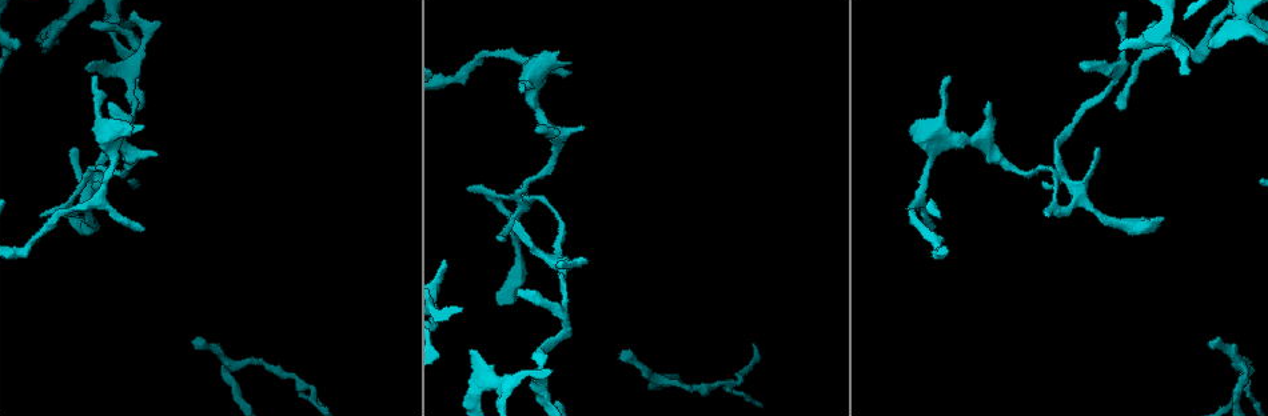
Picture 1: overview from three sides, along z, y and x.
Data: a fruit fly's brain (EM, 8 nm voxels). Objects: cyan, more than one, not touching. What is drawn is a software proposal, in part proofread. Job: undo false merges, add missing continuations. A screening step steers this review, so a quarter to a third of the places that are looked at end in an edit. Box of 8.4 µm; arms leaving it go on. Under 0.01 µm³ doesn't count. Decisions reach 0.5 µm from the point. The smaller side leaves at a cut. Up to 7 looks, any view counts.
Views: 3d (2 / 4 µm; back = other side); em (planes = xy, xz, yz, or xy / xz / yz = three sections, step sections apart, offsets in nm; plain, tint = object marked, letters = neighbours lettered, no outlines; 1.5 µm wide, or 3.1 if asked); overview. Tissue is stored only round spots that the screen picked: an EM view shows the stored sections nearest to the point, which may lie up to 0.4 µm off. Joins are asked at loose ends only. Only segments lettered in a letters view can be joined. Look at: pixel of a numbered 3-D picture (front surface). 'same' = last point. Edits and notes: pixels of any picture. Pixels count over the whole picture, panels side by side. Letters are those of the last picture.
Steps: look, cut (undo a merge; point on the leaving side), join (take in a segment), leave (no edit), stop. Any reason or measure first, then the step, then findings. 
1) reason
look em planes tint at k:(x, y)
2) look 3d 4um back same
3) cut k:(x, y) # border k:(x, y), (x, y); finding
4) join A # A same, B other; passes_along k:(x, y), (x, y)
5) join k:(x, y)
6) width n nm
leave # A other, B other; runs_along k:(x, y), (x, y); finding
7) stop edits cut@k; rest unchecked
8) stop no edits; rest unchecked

three-way junction
look em xz step 8 letters at 1:(231, 363)

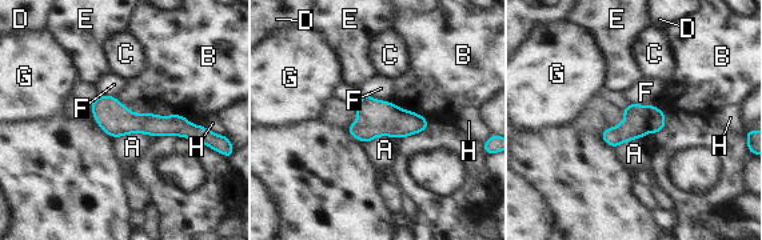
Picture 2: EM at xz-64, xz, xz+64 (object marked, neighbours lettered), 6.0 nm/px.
width 180 nm; longest_contact B 420 nm
leave # A other, B other, C other, D other, E other, F other, G other, H other; one neuron here

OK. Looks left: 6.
tapers out
look 3d 4um at 1:(1125, 110)

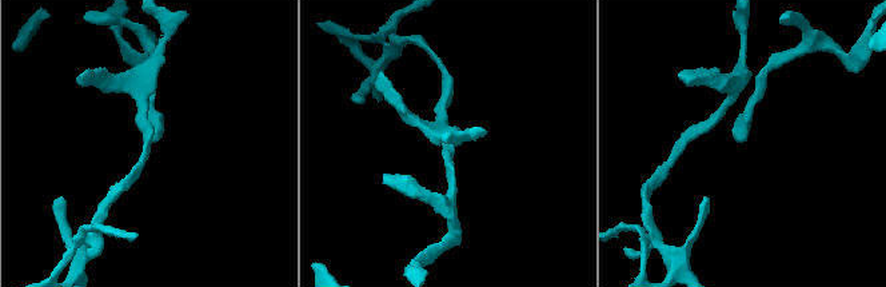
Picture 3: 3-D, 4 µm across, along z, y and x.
need the tissue
look em planes letters at 3:(153, 140)

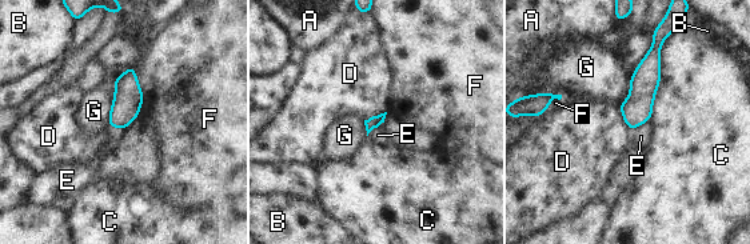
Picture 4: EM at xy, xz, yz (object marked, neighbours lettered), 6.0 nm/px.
leave # A other, B other, C other, D other, E other, F other, G other; none of them fits

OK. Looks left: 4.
thin end
look em planes letters at 1:(518, 291)

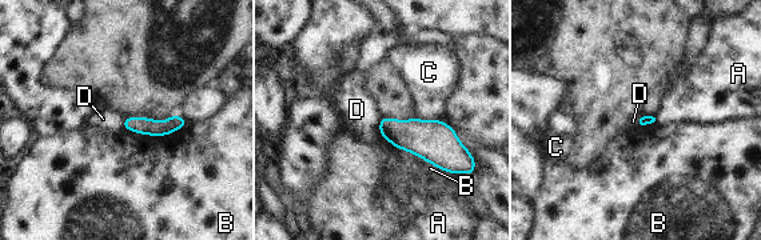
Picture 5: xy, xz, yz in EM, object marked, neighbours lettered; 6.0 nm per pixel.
leave # A other, B other, C other, D other; runs_along 5:(126, 122), (143, 126), (182, 123); no lettered segment goes on from it

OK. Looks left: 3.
stop no edits; rest unchecked

